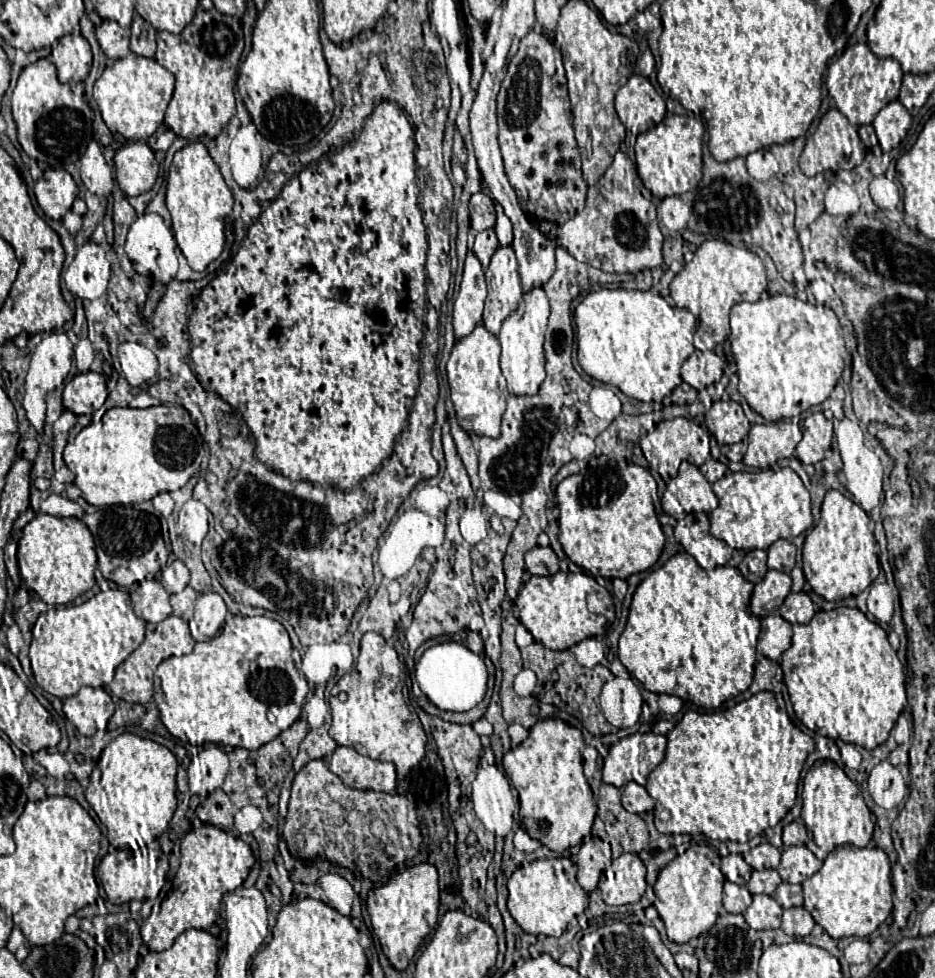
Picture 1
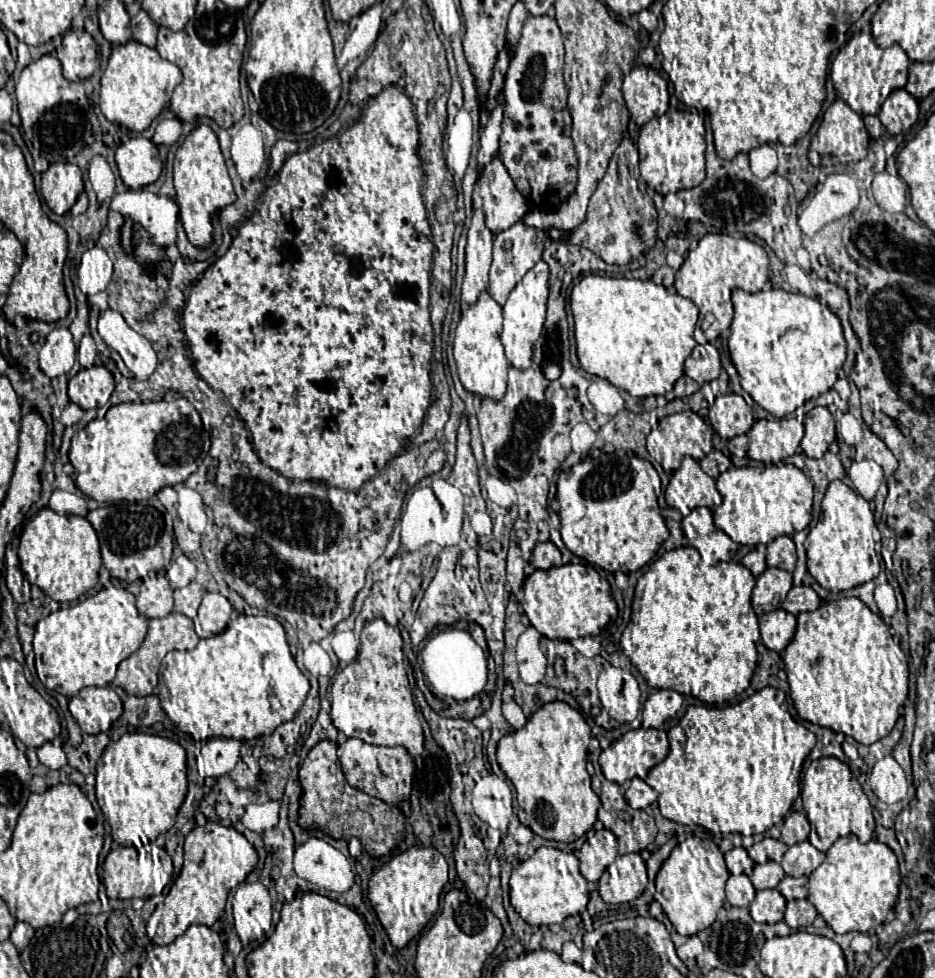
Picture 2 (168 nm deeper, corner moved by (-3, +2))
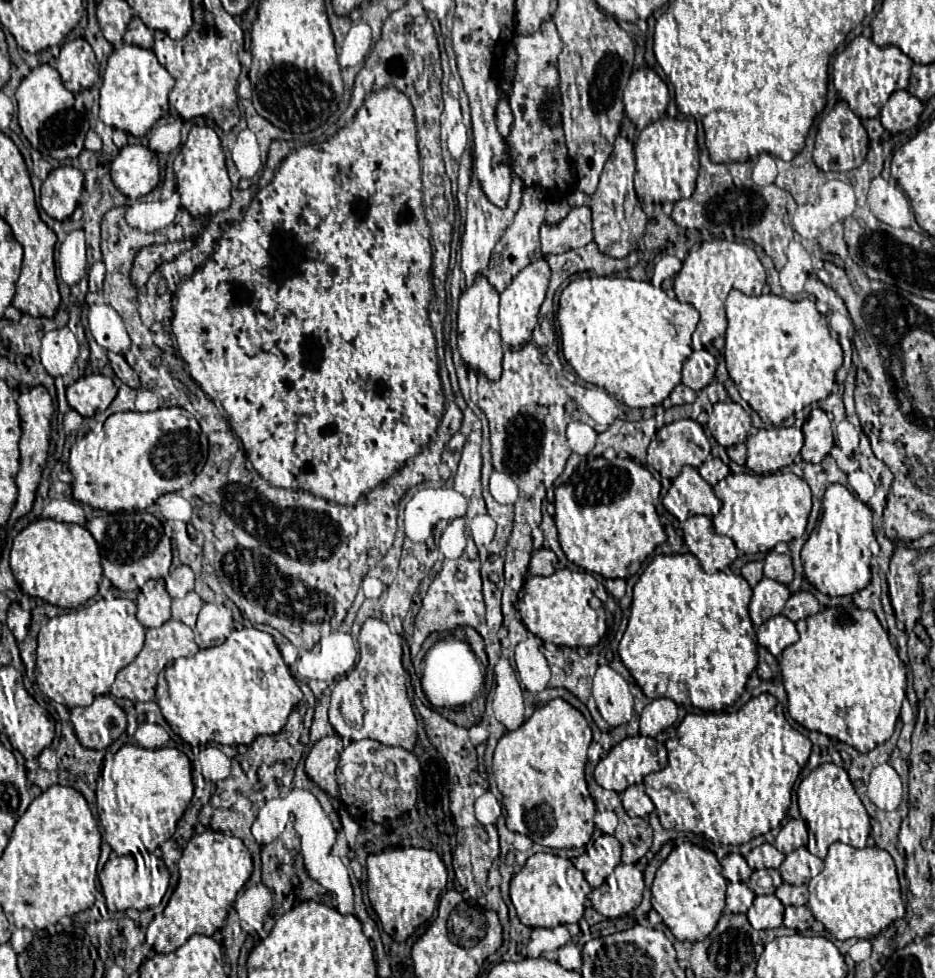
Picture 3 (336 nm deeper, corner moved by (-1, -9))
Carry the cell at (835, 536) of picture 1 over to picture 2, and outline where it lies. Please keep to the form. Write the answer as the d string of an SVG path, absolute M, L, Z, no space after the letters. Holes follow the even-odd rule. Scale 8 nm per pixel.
M831 481L823 499L821 519L805 539L807 569L823 589L839 593L843 589L863 585L879 575L881 563L875 553L873 529L875 519L869 503L843 481Z

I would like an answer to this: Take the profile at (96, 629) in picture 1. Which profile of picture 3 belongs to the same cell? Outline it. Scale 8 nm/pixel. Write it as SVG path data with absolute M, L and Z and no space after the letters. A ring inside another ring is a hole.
M103 598L43 624L37 637L35 668L41 692L67 708L89 706L95 696L109 694L115 674L137 658L145 642L145 626L137 622L135 610L133 600Z

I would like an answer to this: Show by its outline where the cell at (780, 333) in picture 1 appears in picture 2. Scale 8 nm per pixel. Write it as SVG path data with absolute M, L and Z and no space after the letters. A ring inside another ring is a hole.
M733 289L731 301L735 317L730 326L729 353L739 371L743 391L749 393L759 407L775 417L785 417L805 401L817 399L835 385L837 373L845 363L845 337L839 317L829 311L829 307L821 305L813 297L805 297L803 293L783 289L767 289L759 293Z

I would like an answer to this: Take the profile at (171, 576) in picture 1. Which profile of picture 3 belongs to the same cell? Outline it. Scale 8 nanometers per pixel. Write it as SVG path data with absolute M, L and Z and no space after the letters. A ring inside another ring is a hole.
M185 564L177 566L177 568L165 578L165 586L167 586L167 592L169 592L173 604L173 600L179 600L179 598L183 598L187 592L193 590L193 586L195 586L193 570L191 570L189 566L185 566Z

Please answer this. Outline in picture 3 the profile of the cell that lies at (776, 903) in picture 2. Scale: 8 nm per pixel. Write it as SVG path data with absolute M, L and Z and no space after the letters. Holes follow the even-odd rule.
M757 896L747 912L747 918L755 930L779 928L783 924L783 904L777 896Z

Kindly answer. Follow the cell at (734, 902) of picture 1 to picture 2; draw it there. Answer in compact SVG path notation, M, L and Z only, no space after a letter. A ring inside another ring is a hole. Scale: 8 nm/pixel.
M729 875L727 881L727 901L735 907L749 907L751 901L755 899L755 887L751 885L747 875Z

